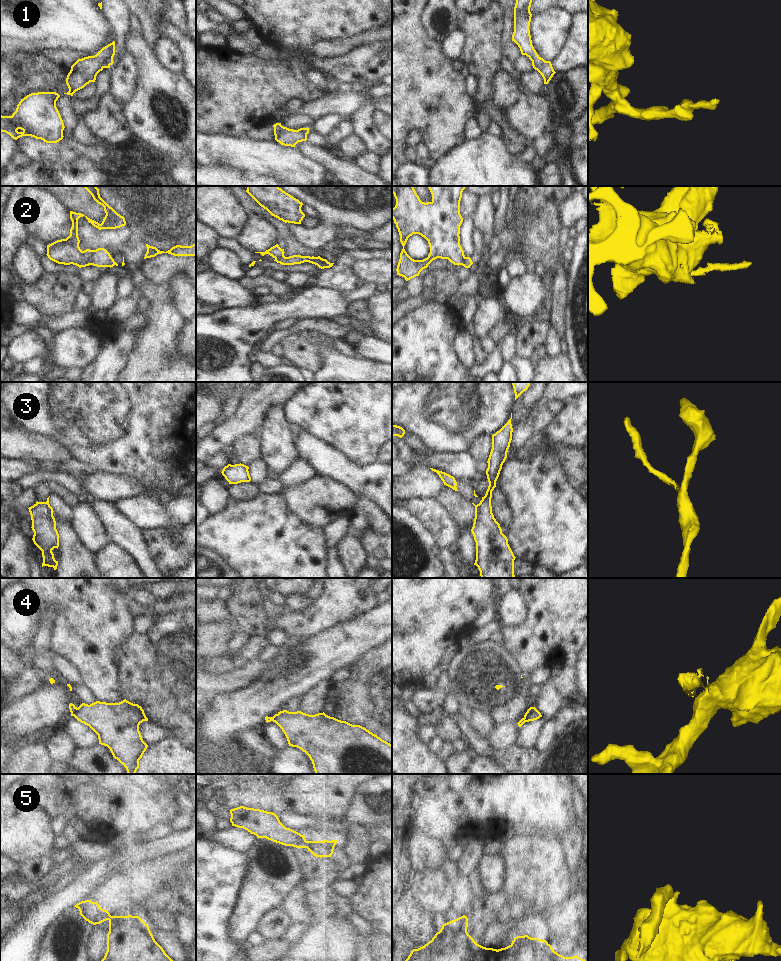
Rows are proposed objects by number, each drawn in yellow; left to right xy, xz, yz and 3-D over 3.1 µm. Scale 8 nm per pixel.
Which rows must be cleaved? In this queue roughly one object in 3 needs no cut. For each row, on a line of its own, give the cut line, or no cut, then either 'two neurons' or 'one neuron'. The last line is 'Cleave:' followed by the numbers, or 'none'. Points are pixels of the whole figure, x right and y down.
1: no cut; one neuron
2: cut in xy along (95, 250), (87, 265); two neurons
3: cut in xy along (46, 501), (53, 511); two neurons
4: cut in xz along (282, 711), (272, 720); two neurons
5: cut in xz along (305, 841), (306, 847); two neurons
Cleave: 2, 3, 4, 5

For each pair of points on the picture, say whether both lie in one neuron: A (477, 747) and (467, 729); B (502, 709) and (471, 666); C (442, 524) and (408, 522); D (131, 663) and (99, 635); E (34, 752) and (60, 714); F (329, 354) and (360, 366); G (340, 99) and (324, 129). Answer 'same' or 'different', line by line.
A: same
B: same
C: different
D: different
E: different
F: same
G: different

